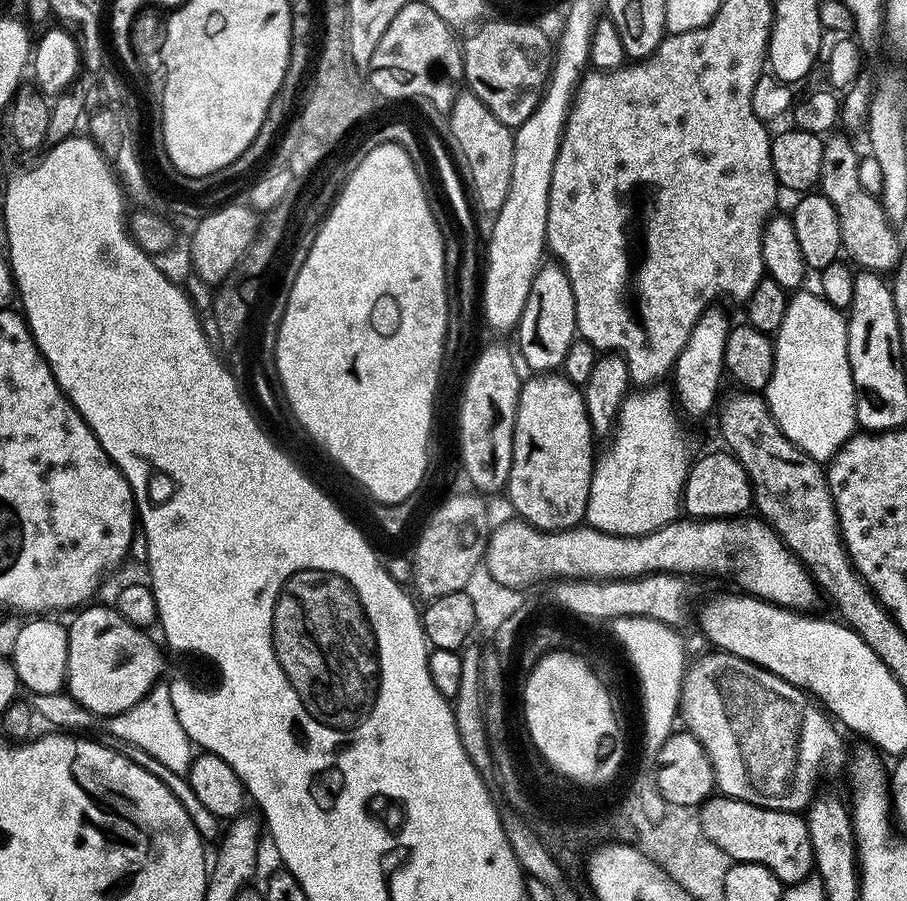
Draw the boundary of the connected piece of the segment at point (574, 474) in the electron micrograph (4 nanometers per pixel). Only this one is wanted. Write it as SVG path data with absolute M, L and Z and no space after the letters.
M536 374L531 377L532 381L525 383L520 389L520 405L518 406L518 418L516 419L516 429L514 430L514 466L512 467L511 478L508 479L506 496L512 499L512 508L517 517L526 524L532 524L543 532L570 532L574 528L581 527L585 523L588 515L588 503L590 502L590 486L592 485L592 475L596 473L598 455L596 456L597 437L592 431L592 422L588 413L584 393L577 385L573 384L567 376L563 374Z

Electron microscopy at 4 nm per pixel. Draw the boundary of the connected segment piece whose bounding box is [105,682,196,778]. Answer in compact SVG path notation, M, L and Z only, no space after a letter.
M169 683L156 684L140 706L131 708L122 715L109 717L105 724L107 730L116 739L144 752L170 773L176 774L180 778L187 777L196 752L192 740L182 729L182 724L178 722L177 711L174 710L172 688Z

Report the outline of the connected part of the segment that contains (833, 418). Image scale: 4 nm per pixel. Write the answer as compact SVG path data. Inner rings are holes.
M801 290L789 299L786 321L774 342L774 374L765 388L764 397L783 433L815 461L826 464L857 431L856 388L849 362L847 317L841 309L830 306L819 293L808 291Z

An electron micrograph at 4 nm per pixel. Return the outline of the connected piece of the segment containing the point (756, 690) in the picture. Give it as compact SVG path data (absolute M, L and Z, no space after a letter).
M712 650L701 655L687 669L682 724L705 748L713 764L716 787L723 795L779 812L803 813L814 799L812 787L820 780L820 767L836 768L844 760L841 729L813 703L804 689L722 651Z

